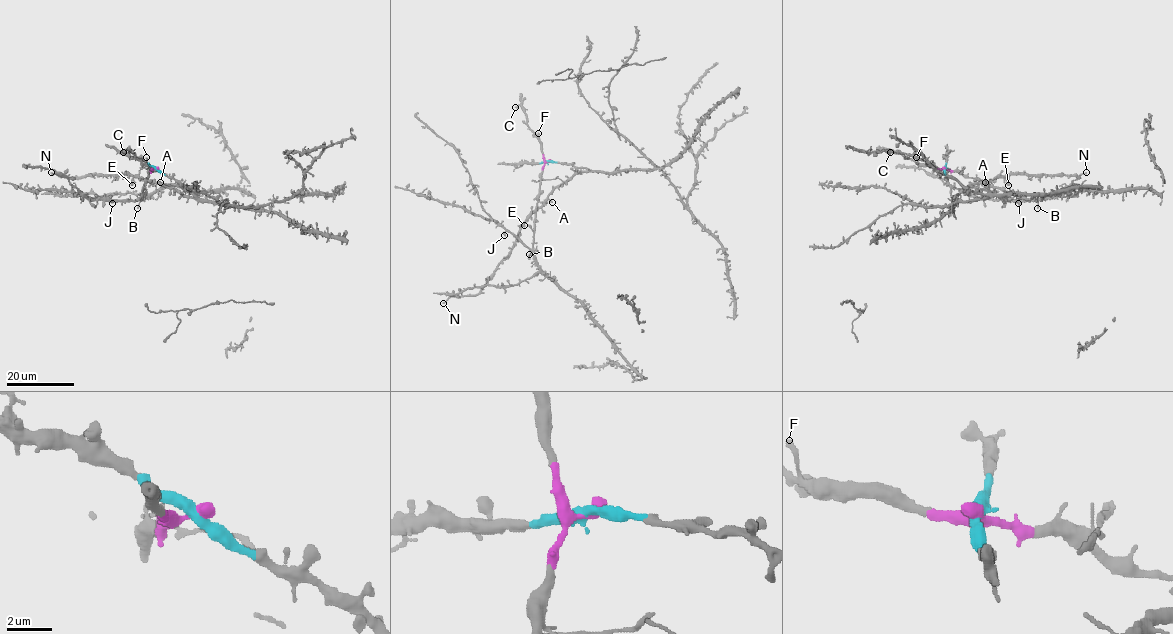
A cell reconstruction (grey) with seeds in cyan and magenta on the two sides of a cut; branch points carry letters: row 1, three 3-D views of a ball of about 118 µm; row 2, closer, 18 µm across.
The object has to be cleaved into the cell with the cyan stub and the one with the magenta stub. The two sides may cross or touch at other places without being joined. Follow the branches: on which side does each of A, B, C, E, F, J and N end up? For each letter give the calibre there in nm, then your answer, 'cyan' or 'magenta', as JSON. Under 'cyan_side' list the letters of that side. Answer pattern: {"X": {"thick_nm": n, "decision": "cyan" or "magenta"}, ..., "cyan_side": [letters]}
{"A": {"thick_nm": 340, "decision": "cyan"}, "B": {"thick_nm": 200, "decision": "magenta"}, "C": {"thick_nm": 440, "decision": "magenta"}, "E": {"thick_nm": 480, "decision": "cyan"}, "F": {"thick_nm": 240, "decision": "magenta"}, "J": {"thick_nm": 480, "decision": "magenta"}, "N": {"thick_nm": 240, "decision": "cyan"}, "cyan_side": ["A", "E", "N"]}

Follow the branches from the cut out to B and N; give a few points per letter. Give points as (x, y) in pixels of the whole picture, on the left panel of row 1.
B: (156, 168), (149, 172), (137, 208)
N: (156, 168), (177, 179), (195, 197), (183, 196), (163, 184), (126, 174), (58, 177), (51, 172)

